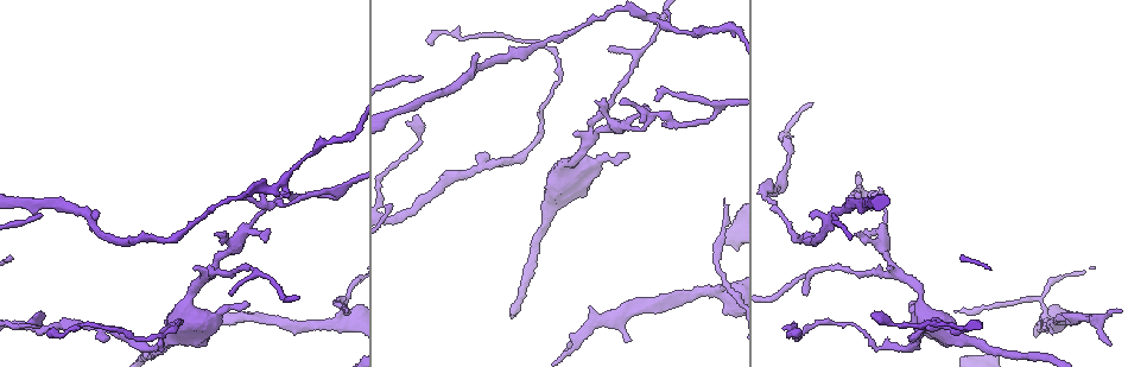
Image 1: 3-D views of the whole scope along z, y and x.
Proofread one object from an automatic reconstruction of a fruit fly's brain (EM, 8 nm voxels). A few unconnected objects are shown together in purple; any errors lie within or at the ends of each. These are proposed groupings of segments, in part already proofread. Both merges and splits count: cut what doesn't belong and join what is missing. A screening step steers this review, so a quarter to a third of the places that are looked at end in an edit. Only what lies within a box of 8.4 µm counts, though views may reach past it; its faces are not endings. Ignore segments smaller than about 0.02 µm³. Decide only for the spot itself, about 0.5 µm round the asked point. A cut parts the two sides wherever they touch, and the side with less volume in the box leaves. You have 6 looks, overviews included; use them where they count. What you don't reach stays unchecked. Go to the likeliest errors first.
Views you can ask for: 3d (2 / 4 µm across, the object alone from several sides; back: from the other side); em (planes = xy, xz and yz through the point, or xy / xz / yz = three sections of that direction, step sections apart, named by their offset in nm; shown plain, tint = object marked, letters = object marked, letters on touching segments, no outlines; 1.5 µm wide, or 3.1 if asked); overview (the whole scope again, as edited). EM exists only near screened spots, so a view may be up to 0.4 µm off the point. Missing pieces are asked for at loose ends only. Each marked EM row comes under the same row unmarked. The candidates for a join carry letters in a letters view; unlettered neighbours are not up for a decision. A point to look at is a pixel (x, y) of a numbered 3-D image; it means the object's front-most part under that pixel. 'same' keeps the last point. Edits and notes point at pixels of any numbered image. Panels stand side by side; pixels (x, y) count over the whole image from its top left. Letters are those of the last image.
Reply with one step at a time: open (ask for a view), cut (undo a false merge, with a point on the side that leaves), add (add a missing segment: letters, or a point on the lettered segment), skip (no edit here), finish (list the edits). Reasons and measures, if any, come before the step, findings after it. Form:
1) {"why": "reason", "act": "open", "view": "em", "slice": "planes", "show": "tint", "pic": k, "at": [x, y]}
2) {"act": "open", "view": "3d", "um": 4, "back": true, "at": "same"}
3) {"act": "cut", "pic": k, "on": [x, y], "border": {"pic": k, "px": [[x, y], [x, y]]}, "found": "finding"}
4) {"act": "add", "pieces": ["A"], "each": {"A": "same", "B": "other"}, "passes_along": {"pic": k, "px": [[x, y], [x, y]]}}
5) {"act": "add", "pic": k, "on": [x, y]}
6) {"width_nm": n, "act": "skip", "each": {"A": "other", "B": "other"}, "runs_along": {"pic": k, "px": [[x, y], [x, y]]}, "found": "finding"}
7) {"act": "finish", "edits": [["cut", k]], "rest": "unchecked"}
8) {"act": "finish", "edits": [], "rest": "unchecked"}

{"why": "free end", "act": "open", "view": "3d", "um": 4, "pic": 1, "at": [914, 301]}

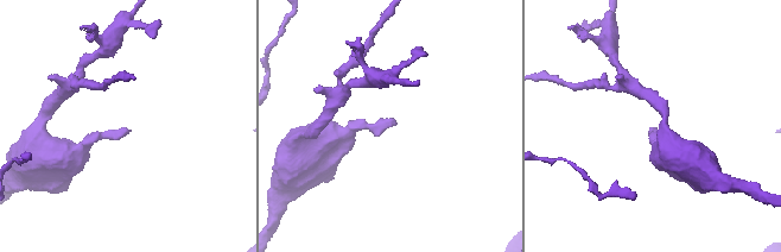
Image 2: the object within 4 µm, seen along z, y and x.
{"act": "open", "view": "em", "slice": "xy", "step": 4, "show": "tint", "pic": 2, "at": [130, 131]}

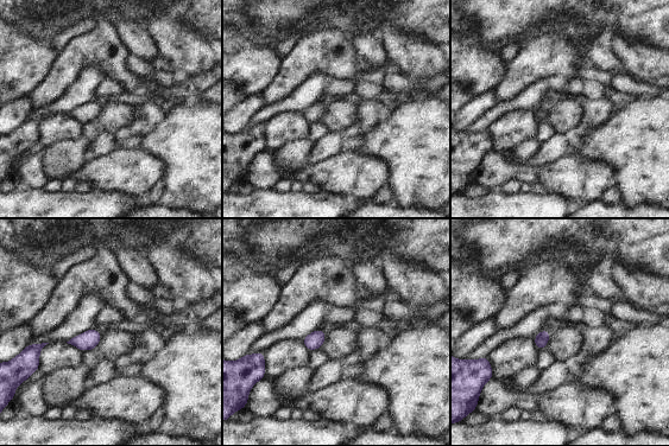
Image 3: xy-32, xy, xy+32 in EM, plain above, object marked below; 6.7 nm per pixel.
{"why": "cut it another way", "act": "open", "view": "em", "slice": "planes", "show": "letters", "at": "same"}

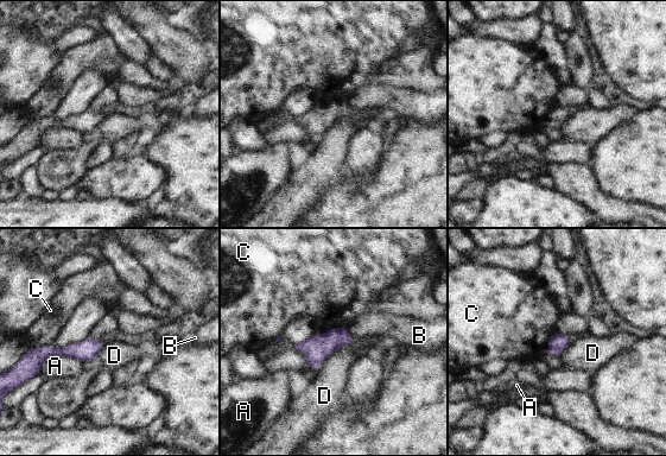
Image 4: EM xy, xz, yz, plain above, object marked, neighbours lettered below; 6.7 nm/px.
{"act": "skip", "each": {"A": "other", "B": "other", "C": "other", "D": "other"}, "border": {"pic": 4, "px": [[353, 343], [341, 344], [330, 355]]}, "found": "none of them fits"}

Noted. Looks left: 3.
{"why": "thin end", "act": "open", "view": "em", "slice": "yz", "step": 4, "show": "letters", "pic": 1, "at": [798, 330]}

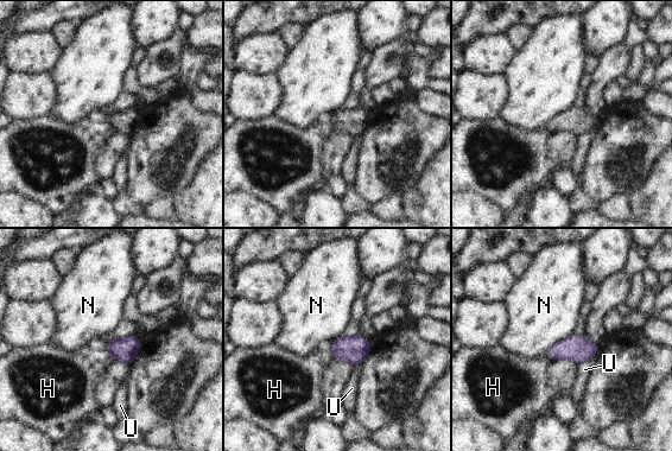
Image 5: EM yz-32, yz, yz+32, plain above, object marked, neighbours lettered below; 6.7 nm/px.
{"longest_contact_nm": ["N", 220], "act": "skip", "each": {"H": "other", "N": "other", "U": "other"}, "border": {"pic": 5, "px": [[600, 345], [591, 356], [578, 366]]}, "found": "no lettered segment goes on from it"}

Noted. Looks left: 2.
{"why": "sharp bend", "act": "open", "view": "3d", "um": 2, "pic": 1, "at": [339, 324]}

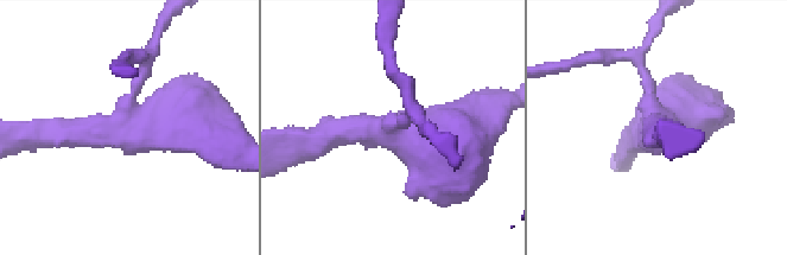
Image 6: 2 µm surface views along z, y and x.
{"why": "need the tissue", "act": "open", "view": "em", "slice": "xy", "step": 4, "show": "letters", "pic": 6, "at": [135, 124]}

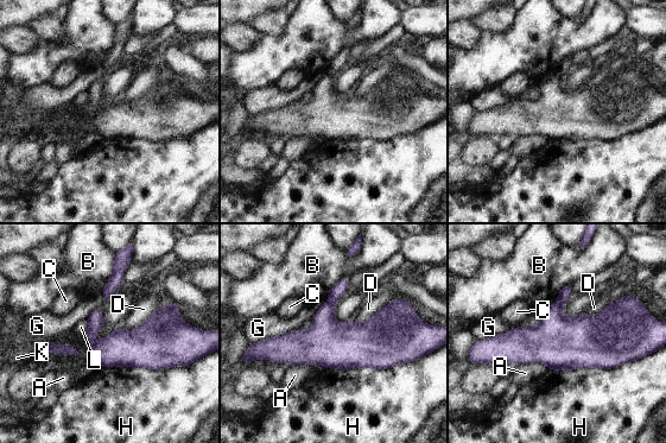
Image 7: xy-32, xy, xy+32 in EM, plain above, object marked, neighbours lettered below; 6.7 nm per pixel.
{"width_nm": 80, "longest_contact_nm": ["H", 600], "act": "cut", "pic": 7, "on": [566, 290], "each": {"A": "other", "B": "other", "C": "other", "D": "other", "G": "other", "H": "other", "K": "other", "L": "other"}, "found": "a second neuron is stuck on"}

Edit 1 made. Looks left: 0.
{"act": "finish", "edits": [["cut", 7]], "rest": "unchecked"}

